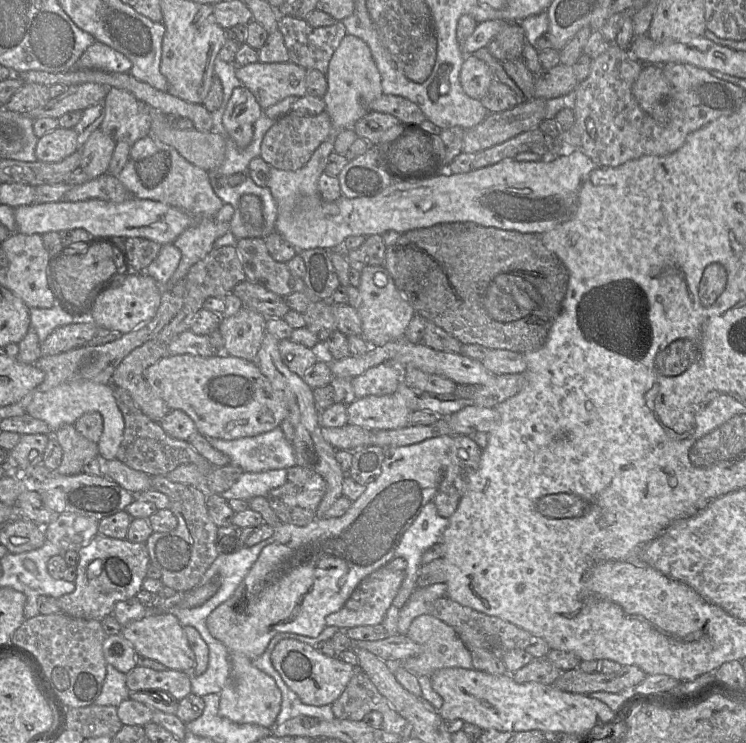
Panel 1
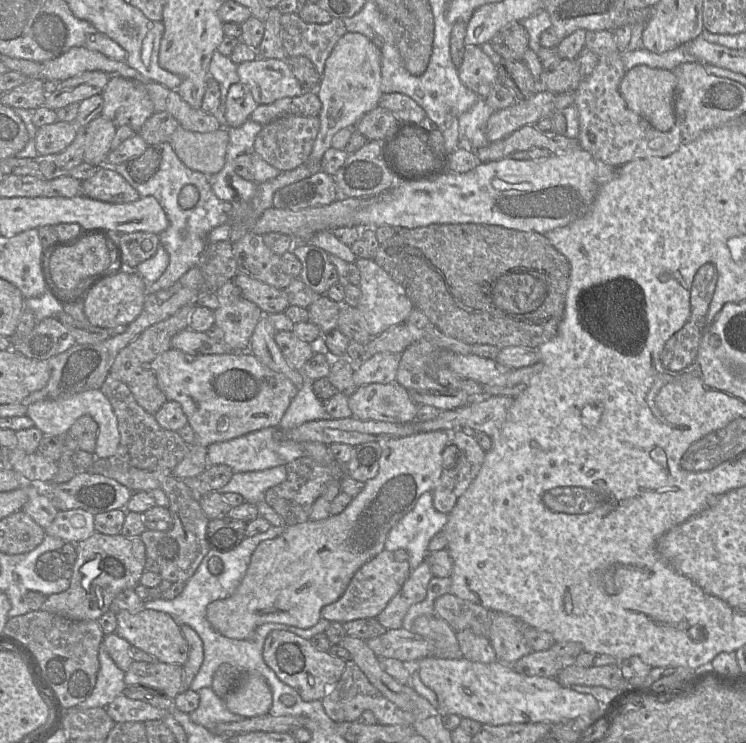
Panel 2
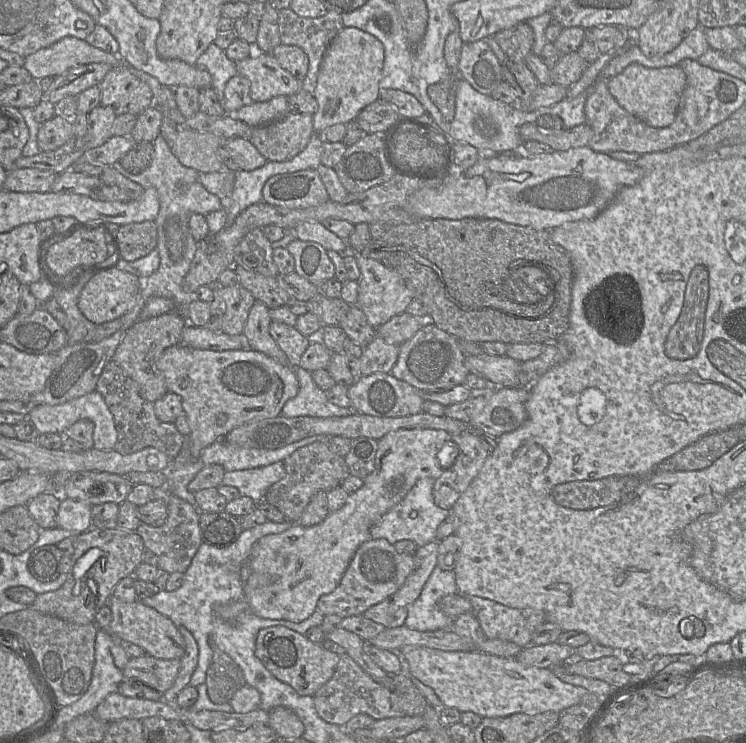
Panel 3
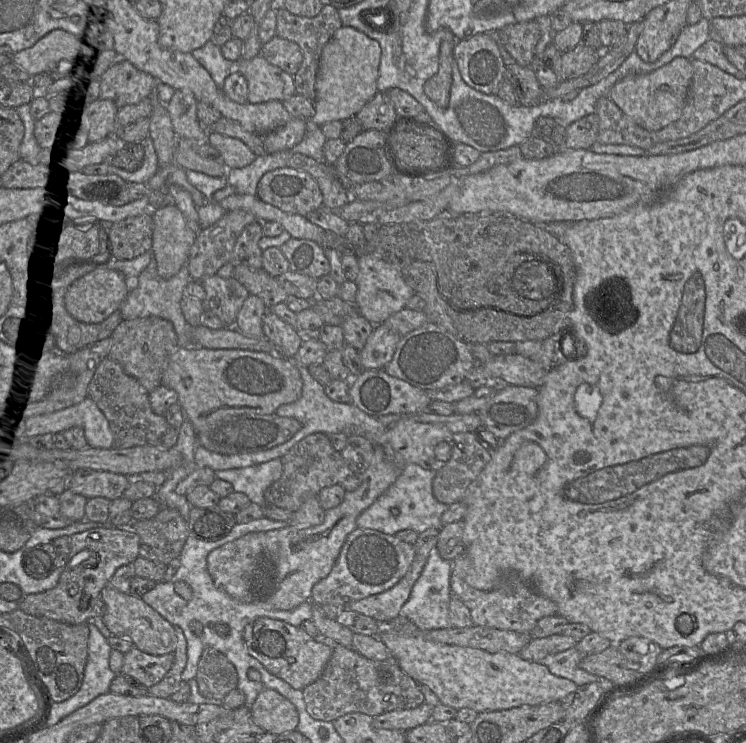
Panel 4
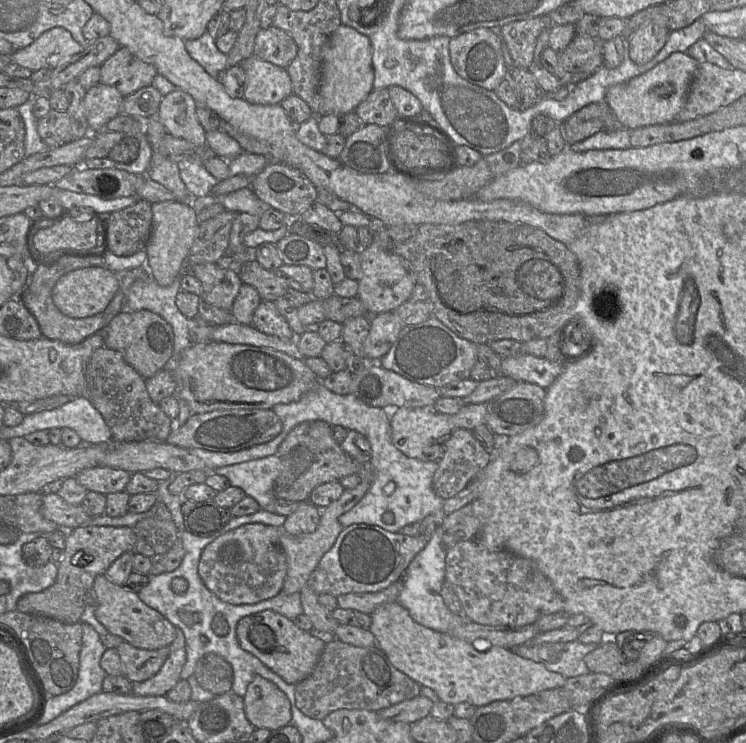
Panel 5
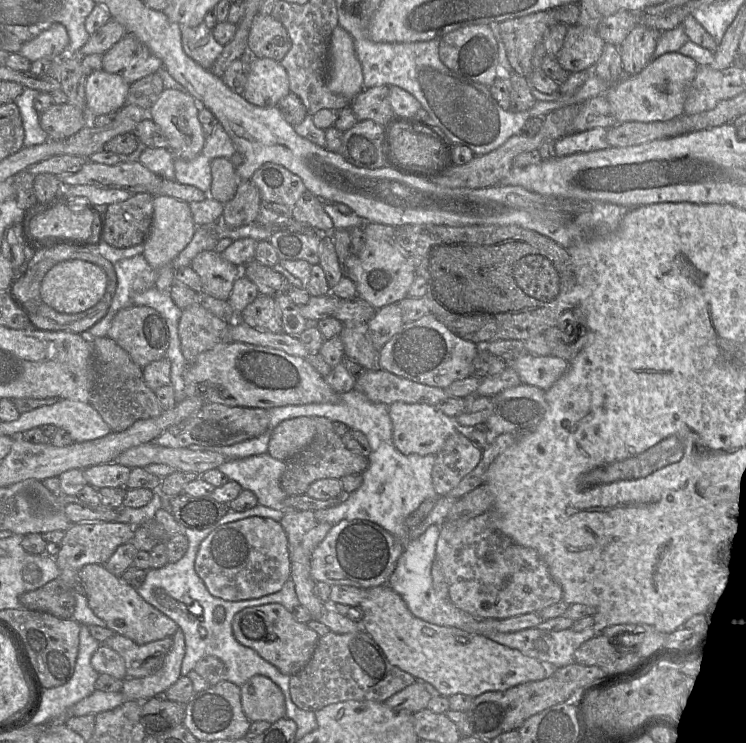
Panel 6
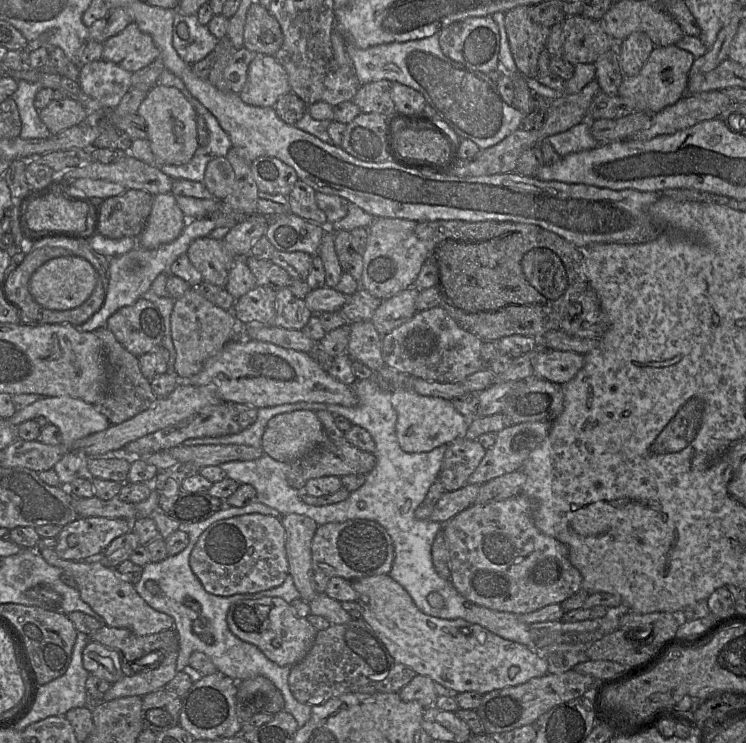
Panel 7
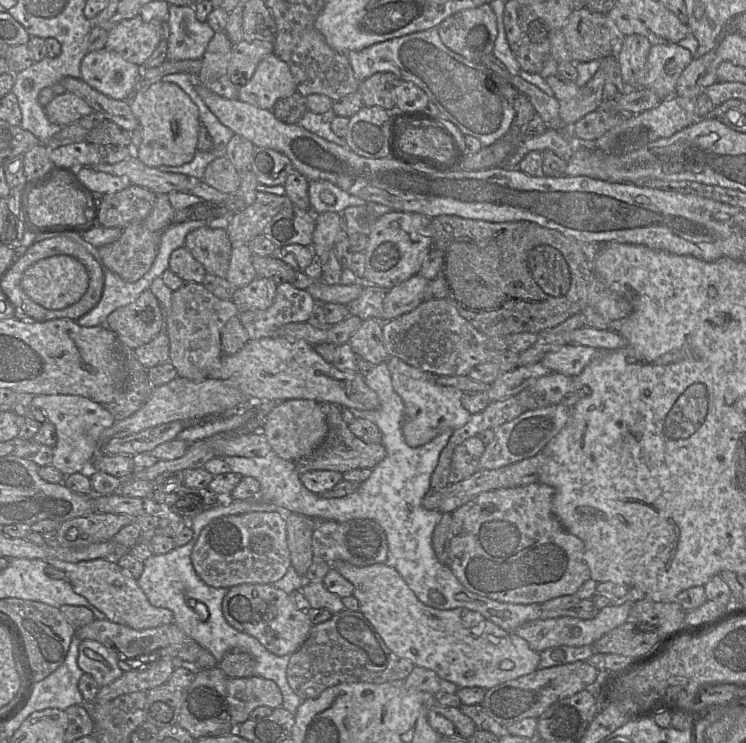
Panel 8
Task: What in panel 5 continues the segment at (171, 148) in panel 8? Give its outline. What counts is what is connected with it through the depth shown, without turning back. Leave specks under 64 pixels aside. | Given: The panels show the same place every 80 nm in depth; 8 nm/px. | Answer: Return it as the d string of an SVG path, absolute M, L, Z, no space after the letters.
M176 89L162 98L157 118L172 136L203 147L206 131L197 119L196 108L197 103L190 94Z

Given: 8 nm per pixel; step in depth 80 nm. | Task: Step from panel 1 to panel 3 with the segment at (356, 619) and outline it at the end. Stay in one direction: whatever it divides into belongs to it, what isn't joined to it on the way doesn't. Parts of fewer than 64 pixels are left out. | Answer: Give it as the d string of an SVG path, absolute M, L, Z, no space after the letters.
M370 539L355 552L337 588L320 597L317 610L324 616L336 614L342 618L363 615L370 607L384 601L405 582L414 567L414 555L399 553L386 539Z

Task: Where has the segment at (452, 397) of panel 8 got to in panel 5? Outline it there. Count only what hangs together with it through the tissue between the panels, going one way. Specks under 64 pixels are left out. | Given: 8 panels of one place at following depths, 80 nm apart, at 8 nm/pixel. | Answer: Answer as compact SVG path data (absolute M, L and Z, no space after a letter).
M433 407L390 409L391 437L393 445L405 456L421 461L439 461L445 453L445 442L455 429L449 419L451 415L444 415Z

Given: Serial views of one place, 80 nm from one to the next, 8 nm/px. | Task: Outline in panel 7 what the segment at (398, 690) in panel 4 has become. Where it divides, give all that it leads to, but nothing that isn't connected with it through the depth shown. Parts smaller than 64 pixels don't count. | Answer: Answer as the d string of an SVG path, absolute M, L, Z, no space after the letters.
M360 617L318 631L307 655L290 668L288 683L293 696L312 707L348 693L398 693L414 676L415 671L396 662Z

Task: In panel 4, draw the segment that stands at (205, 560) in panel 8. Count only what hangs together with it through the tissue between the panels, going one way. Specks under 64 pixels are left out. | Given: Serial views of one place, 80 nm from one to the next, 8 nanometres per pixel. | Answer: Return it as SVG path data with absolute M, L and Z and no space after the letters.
M251 532L213 549L207 556L207 569L215 586L241 602L265 600L273 590L273 566L265 557L265 545L265 532Z

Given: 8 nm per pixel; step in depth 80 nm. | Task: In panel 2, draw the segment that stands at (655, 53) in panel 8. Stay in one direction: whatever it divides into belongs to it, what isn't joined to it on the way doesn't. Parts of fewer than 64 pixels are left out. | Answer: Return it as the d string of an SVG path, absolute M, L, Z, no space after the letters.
M639 65L626 72L619 85L619 93L630 110L647 120L655 129L668 131L675 124L676 86L677 78L672 70Z

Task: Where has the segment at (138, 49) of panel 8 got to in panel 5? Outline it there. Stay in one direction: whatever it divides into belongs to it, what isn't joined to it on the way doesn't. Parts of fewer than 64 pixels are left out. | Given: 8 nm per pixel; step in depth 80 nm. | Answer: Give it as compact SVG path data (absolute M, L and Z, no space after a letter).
M120 46L117 51L100 66L100 82L116 88L123 97L152 85L157 69Z

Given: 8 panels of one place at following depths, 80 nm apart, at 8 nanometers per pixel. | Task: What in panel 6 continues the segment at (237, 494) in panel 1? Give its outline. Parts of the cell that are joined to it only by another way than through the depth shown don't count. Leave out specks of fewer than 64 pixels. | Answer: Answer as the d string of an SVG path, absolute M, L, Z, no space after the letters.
M266 453L238 460L228 460L217 469L229 480L237 482L243 489L252 491L257 497L258 504L283 513L289 513L294 512L294 510L284 506L284 500L288 495L280 485L280 478L285 467L284 461L277 460Z

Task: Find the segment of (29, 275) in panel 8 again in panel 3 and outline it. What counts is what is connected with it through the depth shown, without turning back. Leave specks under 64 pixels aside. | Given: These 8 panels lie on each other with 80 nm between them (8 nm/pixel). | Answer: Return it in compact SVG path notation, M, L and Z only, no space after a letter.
M118 268L100 272L83 286L78 298L79 310L96 325L120 318L134 306L141 281Z

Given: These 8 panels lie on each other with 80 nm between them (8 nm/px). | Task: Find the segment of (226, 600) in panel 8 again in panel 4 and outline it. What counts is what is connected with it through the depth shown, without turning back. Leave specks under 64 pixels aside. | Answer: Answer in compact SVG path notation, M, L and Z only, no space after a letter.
M259 617L249 623L244 629L243 639L252 657L270 673L301 691L321 676L333 653L333 649L317 642L300 627L268 617Z

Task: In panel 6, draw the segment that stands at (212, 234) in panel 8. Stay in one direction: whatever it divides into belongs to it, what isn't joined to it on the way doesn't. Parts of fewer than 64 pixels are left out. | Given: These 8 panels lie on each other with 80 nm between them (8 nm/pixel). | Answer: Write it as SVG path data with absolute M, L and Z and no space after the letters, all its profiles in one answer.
M203 250L191 261L190 266L198 274L202 292L219 300L228 300L234 281L241 268L225 260L215 250Z

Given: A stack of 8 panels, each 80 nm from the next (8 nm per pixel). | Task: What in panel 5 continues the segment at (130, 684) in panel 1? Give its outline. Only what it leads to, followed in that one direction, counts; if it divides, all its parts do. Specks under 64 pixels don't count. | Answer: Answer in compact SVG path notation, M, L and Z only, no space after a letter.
M123 641L117 648L123 665L123 674L133 683L144 682L155 676L170 654L170 646L144 650Z

